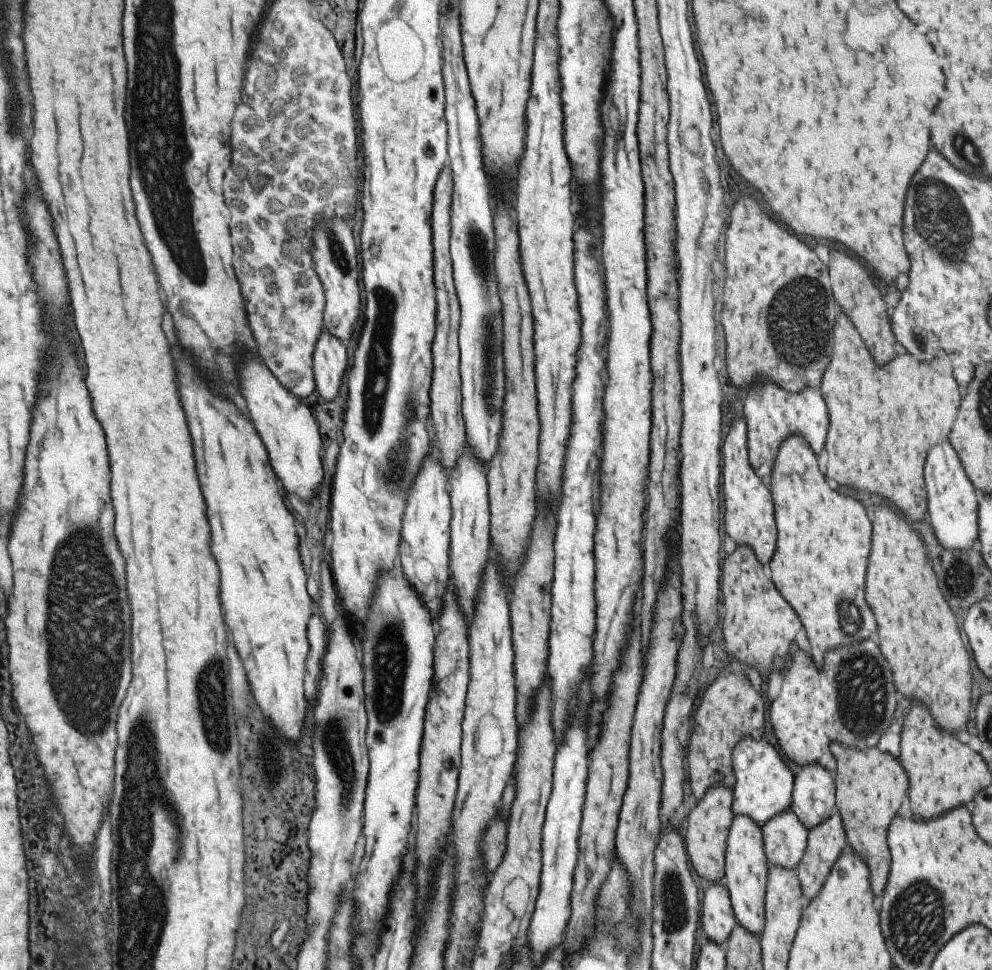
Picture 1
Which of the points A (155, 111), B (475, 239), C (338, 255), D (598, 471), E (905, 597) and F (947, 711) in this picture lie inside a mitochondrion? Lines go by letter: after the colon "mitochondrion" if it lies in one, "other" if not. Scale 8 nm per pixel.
A: mitochondrion
B: mitochondrion
C: mitochondrion
D: other
E: other
F: other

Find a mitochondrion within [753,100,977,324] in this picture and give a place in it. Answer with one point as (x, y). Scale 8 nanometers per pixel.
(947, 210)

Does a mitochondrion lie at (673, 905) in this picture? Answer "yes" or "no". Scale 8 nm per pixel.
yes

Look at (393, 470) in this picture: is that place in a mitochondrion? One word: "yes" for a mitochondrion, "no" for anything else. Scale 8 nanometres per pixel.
yes

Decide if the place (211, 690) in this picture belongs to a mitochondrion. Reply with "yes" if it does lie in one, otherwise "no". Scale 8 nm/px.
yes

